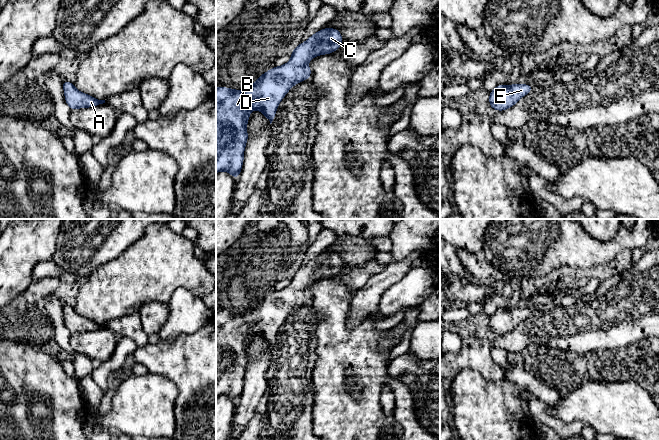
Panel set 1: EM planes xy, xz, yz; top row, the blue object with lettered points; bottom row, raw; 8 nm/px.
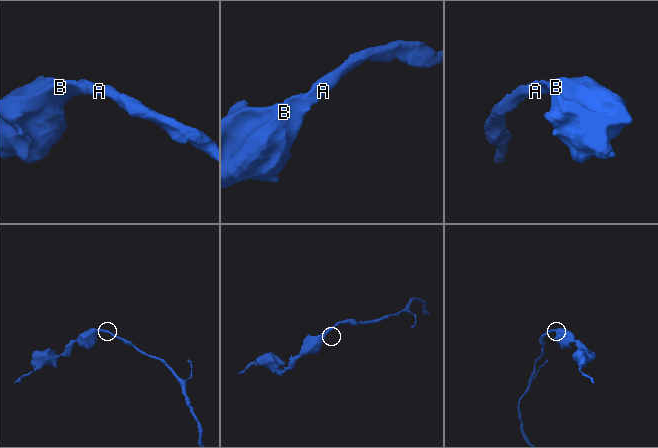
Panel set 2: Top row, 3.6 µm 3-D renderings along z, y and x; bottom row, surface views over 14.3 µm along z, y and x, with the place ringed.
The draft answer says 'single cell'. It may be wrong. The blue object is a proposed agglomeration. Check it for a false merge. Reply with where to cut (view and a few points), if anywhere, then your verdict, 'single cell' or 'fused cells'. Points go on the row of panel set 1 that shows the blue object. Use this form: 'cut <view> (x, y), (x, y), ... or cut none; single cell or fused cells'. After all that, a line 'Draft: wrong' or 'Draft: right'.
cut none; single cell
Draft: right

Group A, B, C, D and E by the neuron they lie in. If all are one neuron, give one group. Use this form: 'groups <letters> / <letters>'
groups A B C D E

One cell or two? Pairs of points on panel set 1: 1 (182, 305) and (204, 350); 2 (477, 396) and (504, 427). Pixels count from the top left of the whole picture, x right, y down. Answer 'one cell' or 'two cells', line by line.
1: two cells
2: one cell

